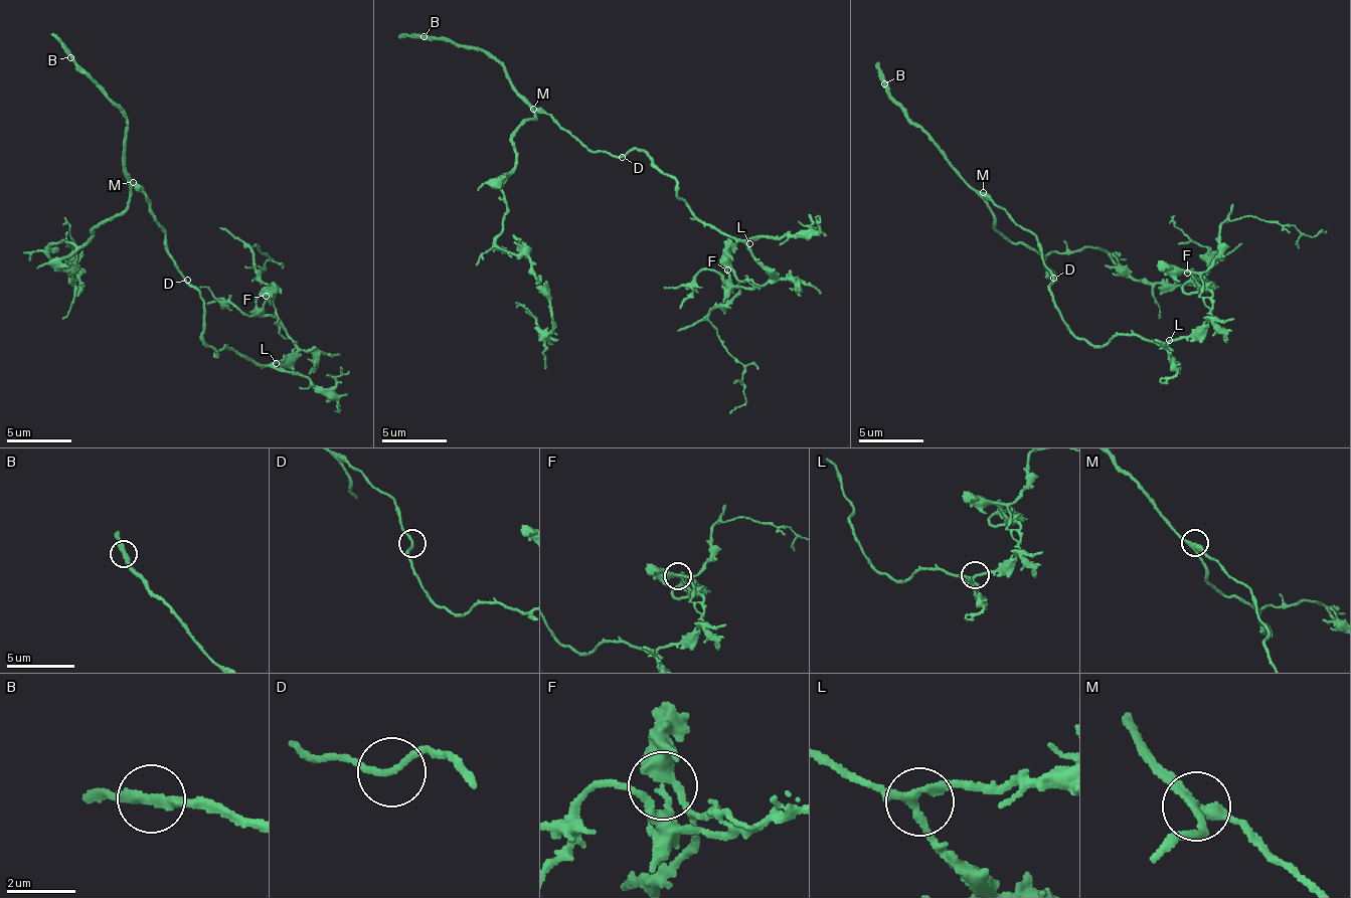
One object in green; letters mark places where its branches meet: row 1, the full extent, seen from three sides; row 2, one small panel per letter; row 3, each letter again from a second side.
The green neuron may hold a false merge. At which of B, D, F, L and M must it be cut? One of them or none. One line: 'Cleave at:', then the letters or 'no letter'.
Cleave at: F

